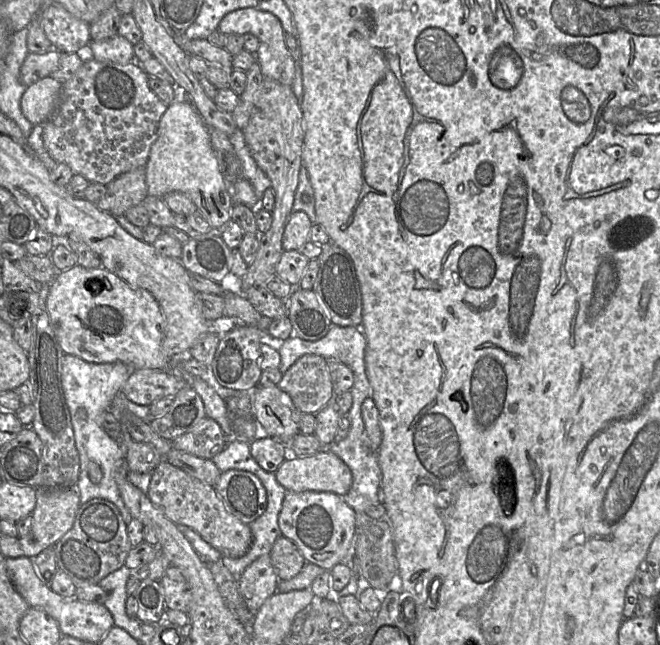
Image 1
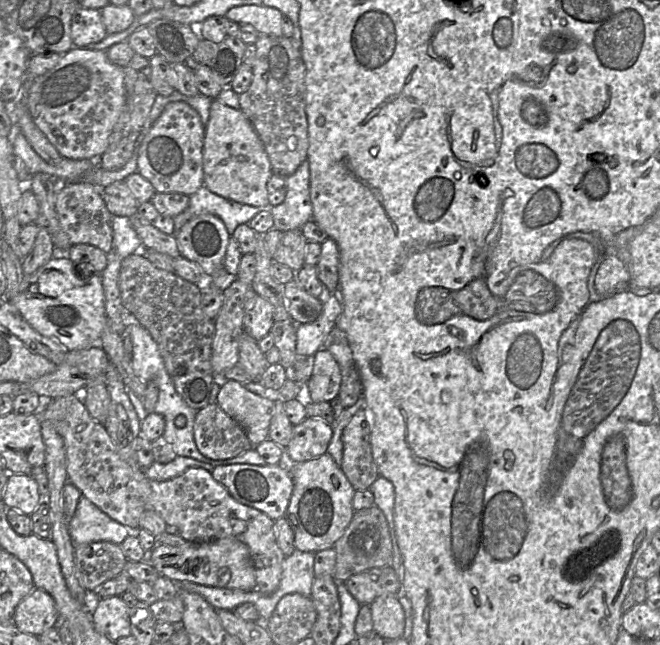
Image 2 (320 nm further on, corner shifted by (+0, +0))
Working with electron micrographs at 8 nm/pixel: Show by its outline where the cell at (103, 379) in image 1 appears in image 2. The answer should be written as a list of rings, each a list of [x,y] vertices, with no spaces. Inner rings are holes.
[[[85,496],[79,499],[76,511],[68,523],[68,531],[74,549],[82,544],[99,541],[121,545],[132,533],[126,526],[108,517]]]

